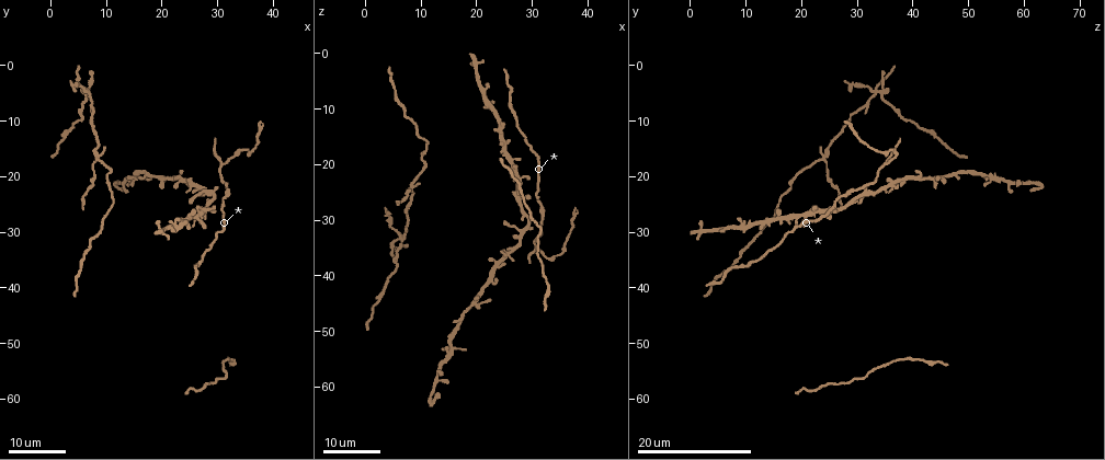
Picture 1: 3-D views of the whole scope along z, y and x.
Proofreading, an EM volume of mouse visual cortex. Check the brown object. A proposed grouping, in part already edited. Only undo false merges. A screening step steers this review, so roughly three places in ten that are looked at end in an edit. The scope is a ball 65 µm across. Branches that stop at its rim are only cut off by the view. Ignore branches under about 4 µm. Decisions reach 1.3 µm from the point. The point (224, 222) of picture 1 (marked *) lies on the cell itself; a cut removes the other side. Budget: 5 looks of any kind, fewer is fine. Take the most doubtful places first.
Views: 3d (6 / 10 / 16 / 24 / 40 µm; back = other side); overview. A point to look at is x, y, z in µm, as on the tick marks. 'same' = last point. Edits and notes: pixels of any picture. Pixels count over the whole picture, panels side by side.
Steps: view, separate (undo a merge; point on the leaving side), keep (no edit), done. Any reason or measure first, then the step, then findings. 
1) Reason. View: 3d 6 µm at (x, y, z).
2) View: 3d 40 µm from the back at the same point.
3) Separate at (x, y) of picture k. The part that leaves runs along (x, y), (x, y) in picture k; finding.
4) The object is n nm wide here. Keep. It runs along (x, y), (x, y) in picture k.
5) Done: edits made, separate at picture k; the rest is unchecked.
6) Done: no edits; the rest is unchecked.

Looks like a crossing. View: 3d 24 µm at (8.5, 17.0, 24.0).

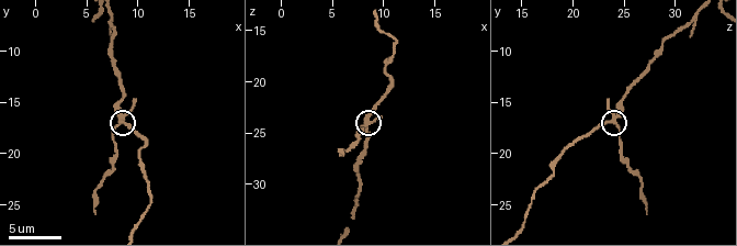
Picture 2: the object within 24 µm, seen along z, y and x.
Zoom in. View: 3d 10 µm at (8.6, 16.8, 24.0).

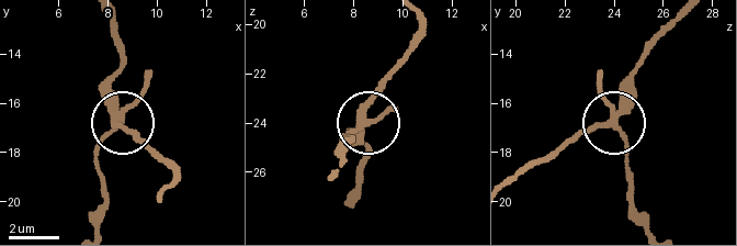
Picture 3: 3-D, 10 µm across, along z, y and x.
The object is 290 nm wide here. Separate at (95, 152) of picture 3. The part that leaves runs along (615, 124), (627, 147), (627, 203), (641, 223) in picture 3; a second cell is stuck on.

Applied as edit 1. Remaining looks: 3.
Three-way junction. View: 3d 16 µm at (31.0, 17.5, 35.5).

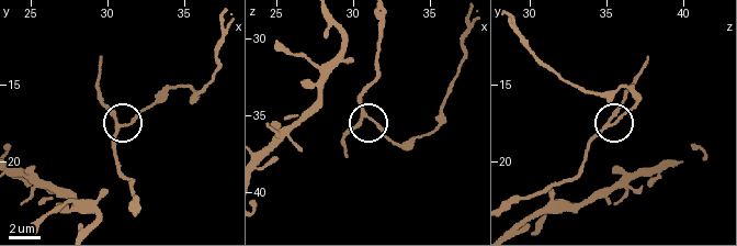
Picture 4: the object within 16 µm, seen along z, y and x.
View: 3d 10 µm at (31.0, 17.6, 35.2).

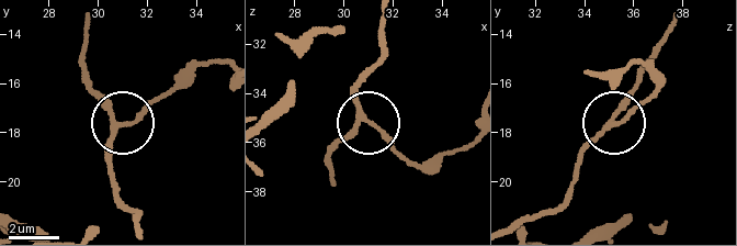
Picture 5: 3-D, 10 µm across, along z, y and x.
The side arm is 6 µm long. Keep. It runs along (522, 224), (560, 203), (575, 165), (639, 79) in picture 5; continuous, no second cell.

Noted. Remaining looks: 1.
Done: edits made, separate at picture 3; the rest is unchecked.

